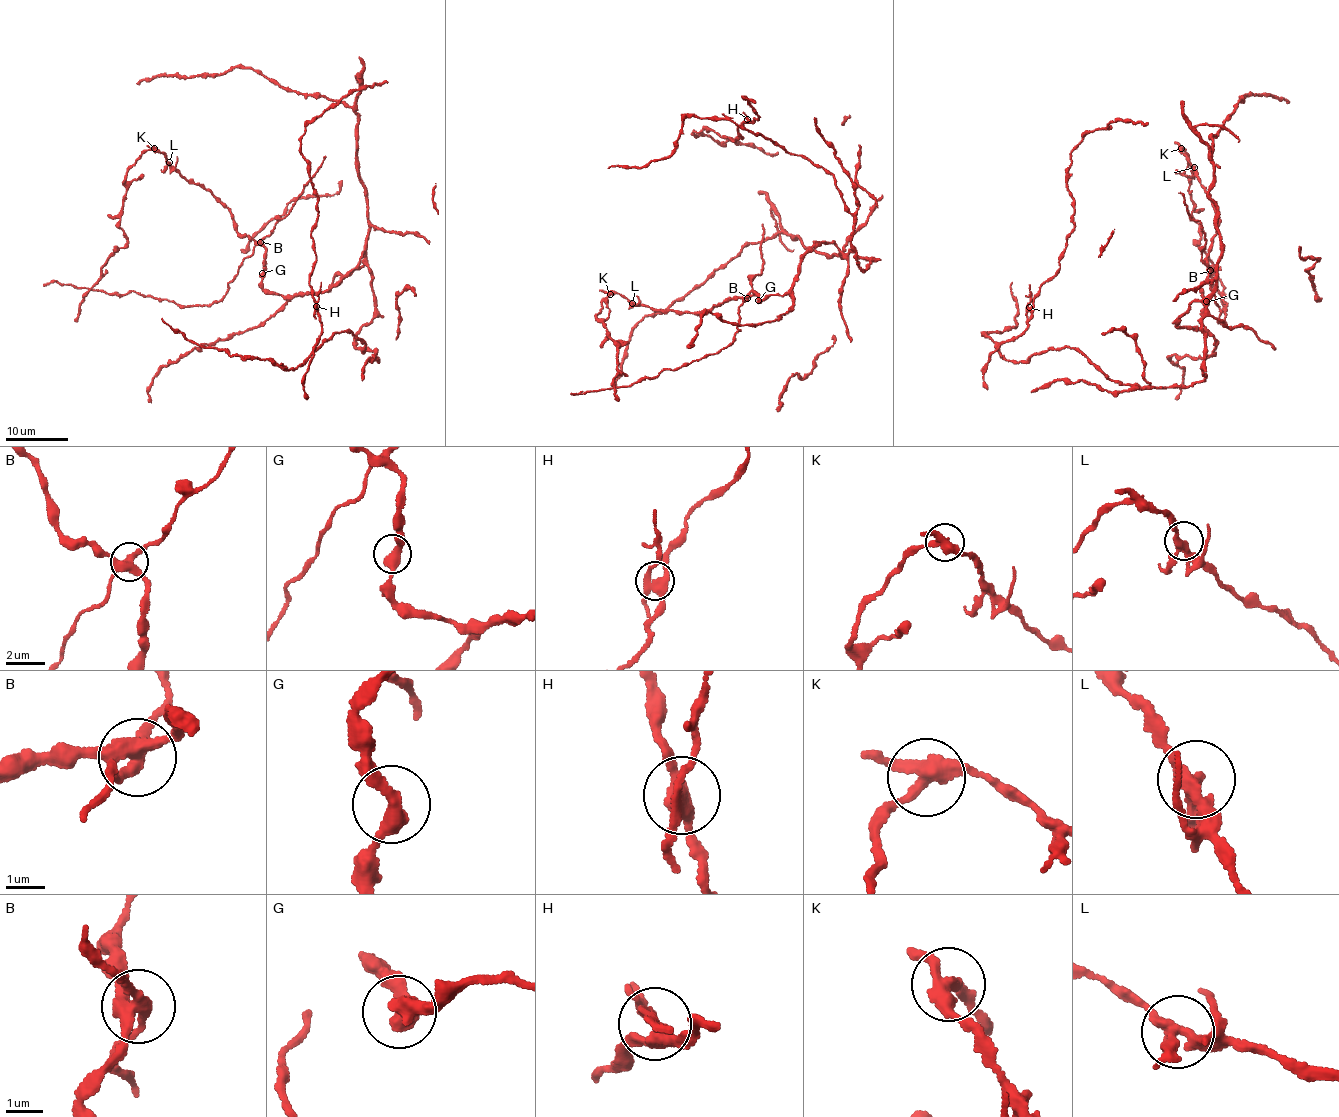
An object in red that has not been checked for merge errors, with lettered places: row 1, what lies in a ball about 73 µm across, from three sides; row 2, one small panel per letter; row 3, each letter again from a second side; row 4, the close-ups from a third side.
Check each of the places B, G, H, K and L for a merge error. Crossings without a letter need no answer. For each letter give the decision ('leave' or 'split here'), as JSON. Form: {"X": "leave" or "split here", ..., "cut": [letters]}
{"B": "split here", "G": "leave", "H": "leave", "K": "split here", "L": "leave", "cut": ["B", "K"]}

